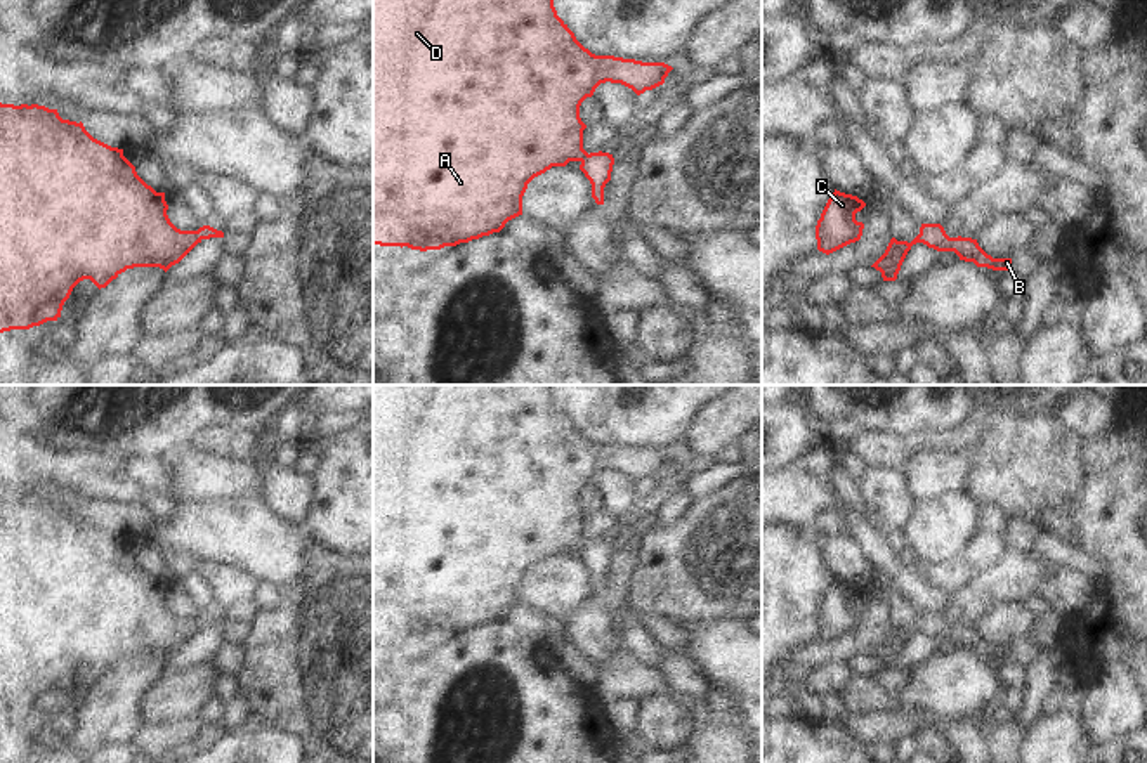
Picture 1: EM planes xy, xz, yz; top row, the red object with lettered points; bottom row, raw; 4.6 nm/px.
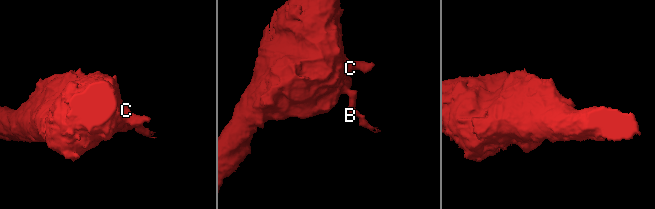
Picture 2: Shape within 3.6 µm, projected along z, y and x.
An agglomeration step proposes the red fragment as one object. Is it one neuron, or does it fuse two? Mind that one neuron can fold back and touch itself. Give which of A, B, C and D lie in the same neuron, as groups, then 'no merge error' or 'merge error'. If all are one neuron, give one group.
A C D / B | merge error

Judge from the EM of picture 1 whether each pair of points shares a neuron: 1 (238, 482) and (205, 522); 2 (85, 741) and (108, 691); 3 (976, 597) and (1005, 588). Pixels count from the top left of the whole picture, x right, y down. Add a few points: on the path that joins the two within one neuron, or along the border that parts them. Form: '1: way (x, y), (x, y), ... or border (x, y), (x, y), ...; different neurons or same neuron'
1: border (261, 491), (235, 500), (188, 502); different neurons
2: way (91, 729), (108, 711), (108, 703); same neuron
3: way (983, 595), (998, 588); same neuron

